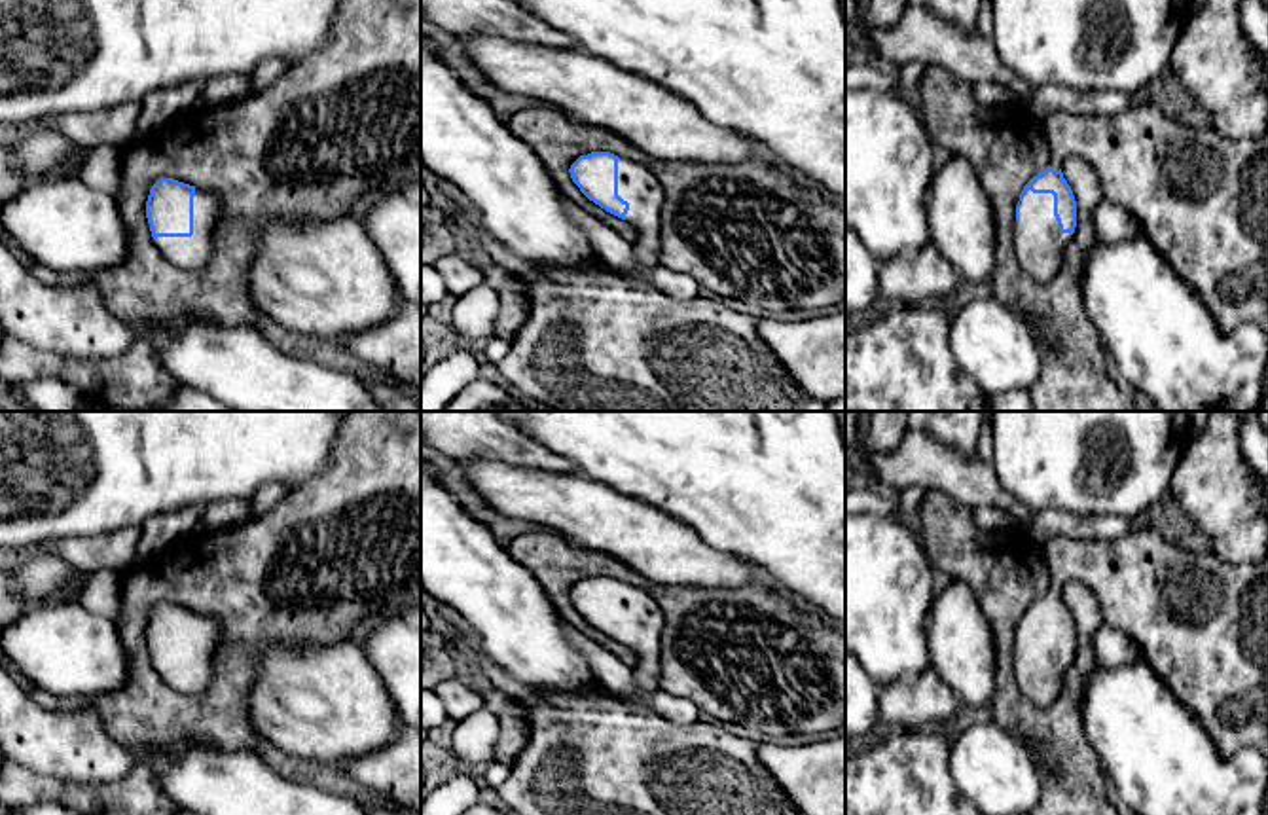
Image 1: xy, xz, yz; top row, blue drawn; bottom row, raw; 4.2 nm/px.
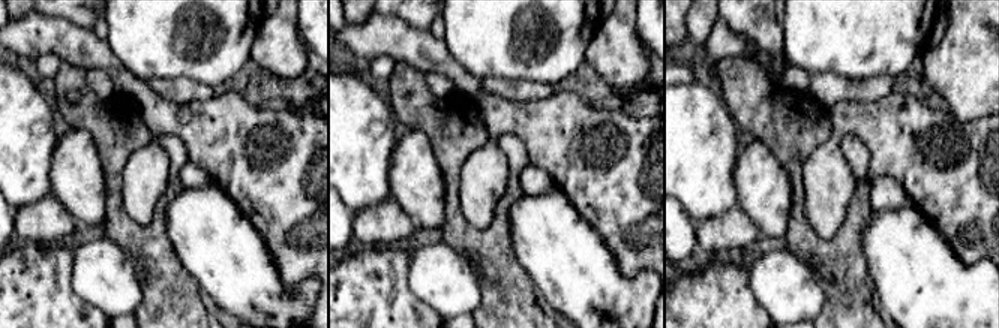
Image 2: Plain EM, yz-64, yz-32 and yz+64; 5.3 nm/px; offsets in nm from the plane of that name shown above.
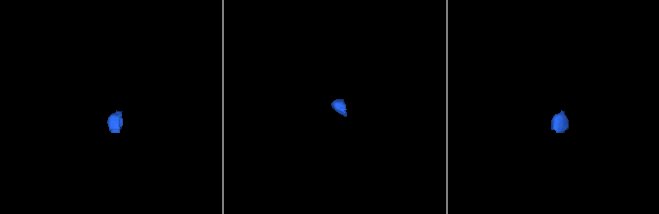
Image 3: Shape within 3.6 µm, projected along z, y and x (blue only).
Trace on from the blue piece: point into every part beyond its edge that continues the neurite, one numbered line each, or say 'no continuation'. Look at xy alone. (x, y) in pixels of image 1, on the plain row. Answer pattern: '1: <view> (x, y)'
1: xy (188, 677)

